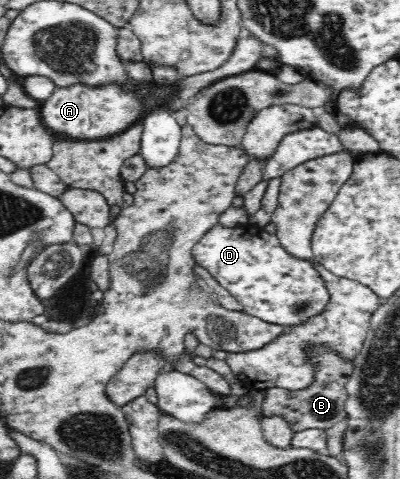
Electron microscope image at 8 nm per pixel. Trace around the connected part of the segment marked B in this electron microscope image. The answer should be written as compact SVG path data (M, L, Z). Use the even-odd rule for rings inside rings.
M326 346L309 348L308 358L314 364L314 377L307 389L292 391L271 387L263 390L262 416L282 416L294 432L311 428L331 428L347 416L344 409L348 397L346 382L354 370L353 363Z

